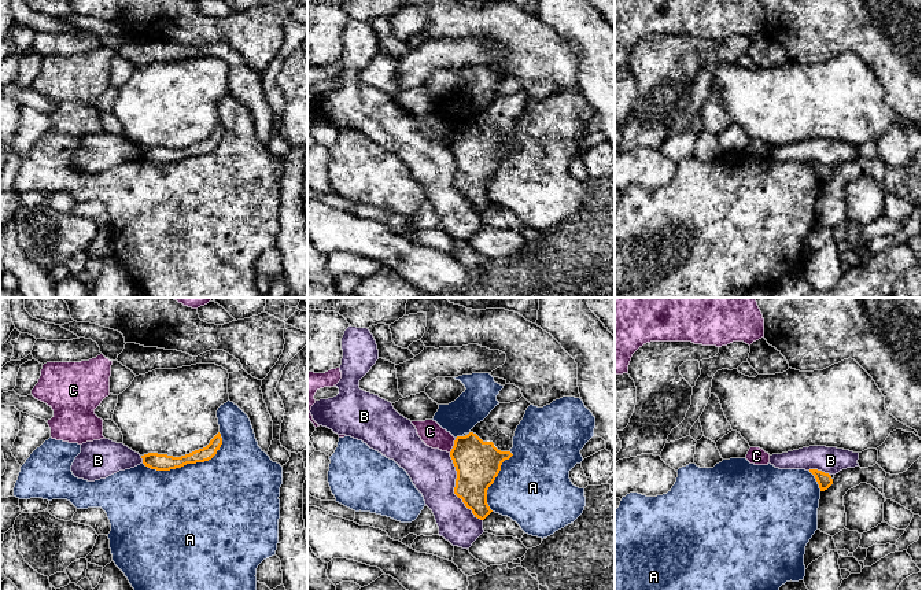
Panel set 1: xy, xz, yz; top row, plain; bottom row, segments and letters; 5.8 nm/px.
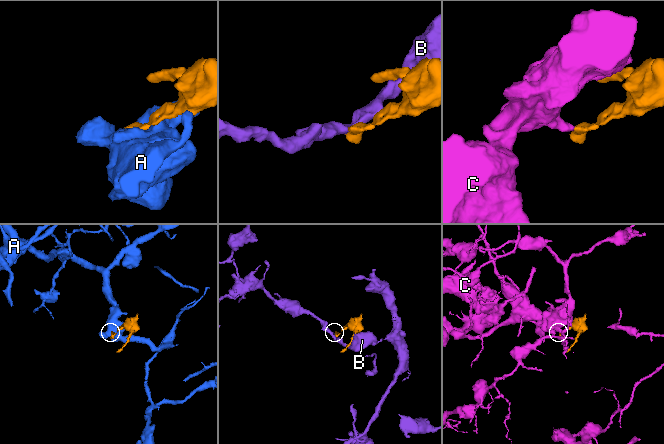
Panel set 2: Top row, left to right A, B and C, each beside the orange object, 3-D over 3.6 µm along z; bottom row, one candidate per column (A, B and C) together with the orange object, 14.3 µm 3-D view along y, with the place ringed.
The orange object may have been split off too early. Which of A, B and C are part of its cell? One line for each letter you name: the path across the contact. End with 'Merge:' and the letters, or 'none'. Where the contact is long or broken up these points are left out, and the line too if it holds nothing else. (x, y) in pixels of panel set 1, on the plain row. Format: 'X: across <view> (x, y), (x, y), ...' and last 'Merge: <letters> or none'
Merge: none

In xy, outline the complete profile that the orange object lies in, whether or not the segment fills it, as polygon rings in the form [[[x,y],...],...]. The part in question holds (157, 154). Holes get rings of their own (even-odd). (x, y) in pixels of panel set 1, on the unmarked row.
[[[218,125],[210,136],[199,143],[195,143],[189,147],[181,150],[173,150],[167,147],[148,145],[141,148],[143,156],[151,162],[156,163],[170,163],[176,161],[181,161],[187,156],[204,155],[211,152],[222,137],[221,126]]]

